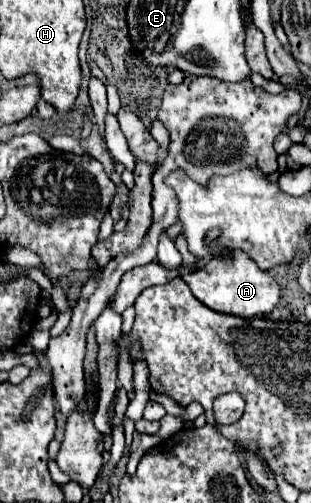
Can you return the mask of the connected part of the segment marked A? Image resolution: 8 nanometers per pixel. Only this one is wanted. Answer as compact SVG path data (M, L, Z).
M232 250L228 256L232 258L230 262L224 262L222 258L212 258L196 272L184 274L182 280L190 286L192 294L202 304L206 304L208 308L212 308L216 312L232 314L232 316L240 316L240 318L254 318L254 316L270 312L280 300L280 286L276 284L276 280L268 272L262 272L240 250Z

